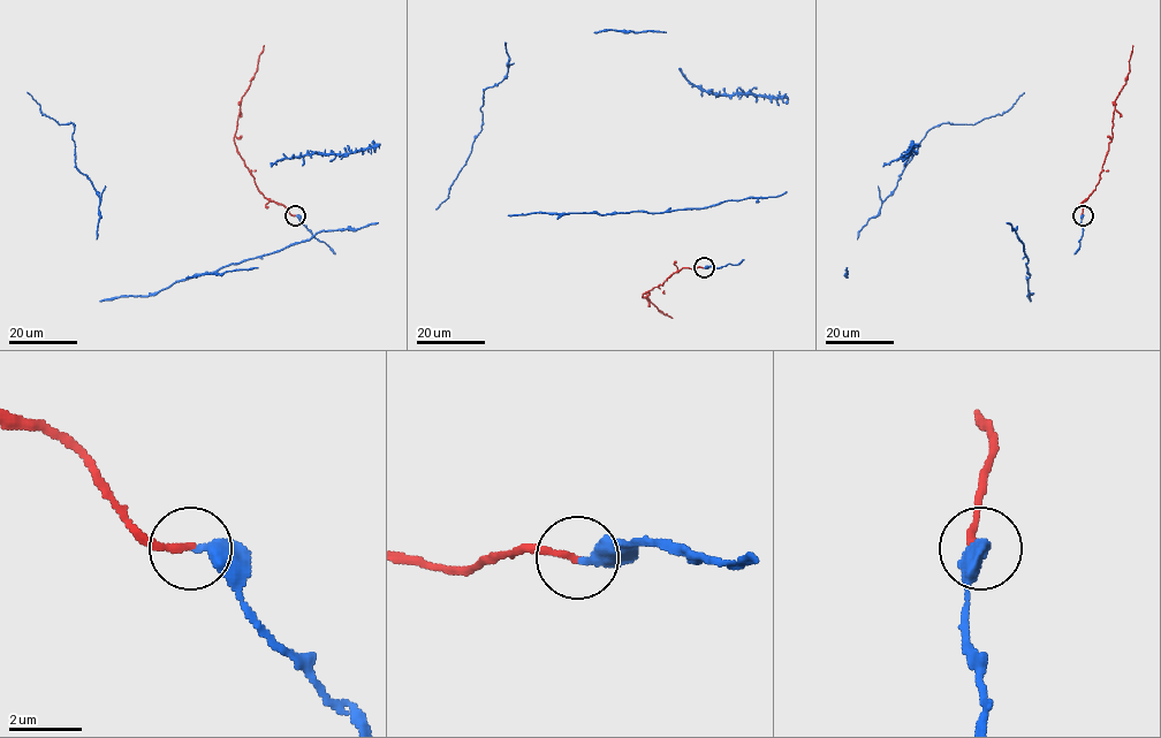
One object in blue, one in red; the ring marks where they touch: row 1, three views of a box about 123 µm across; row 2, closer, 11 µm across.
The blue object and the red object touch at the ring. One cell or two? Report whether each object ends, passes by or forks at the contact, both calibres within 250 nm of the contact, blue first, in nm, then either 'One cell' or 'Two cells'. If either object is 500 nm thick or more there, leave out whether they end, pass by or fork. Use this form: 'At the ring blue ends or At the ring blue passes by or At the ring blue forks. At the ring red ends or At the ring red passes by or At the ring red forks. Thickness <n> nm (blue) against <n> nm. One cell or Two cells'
At the ring blue ends. At the ring red ends. Thickness 380 nm (blue) against 190 nm. One cell

